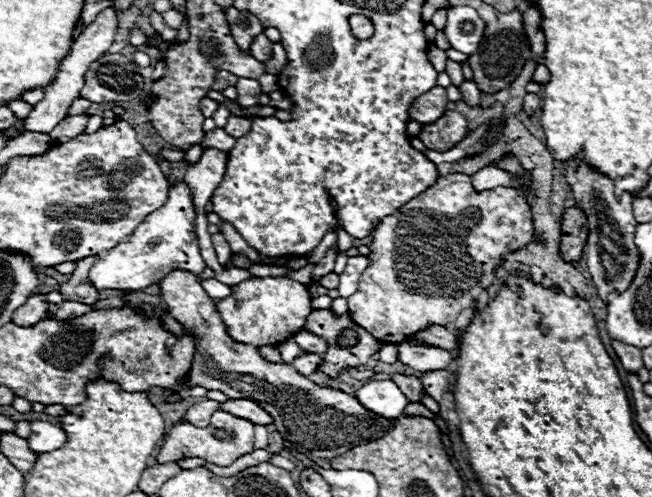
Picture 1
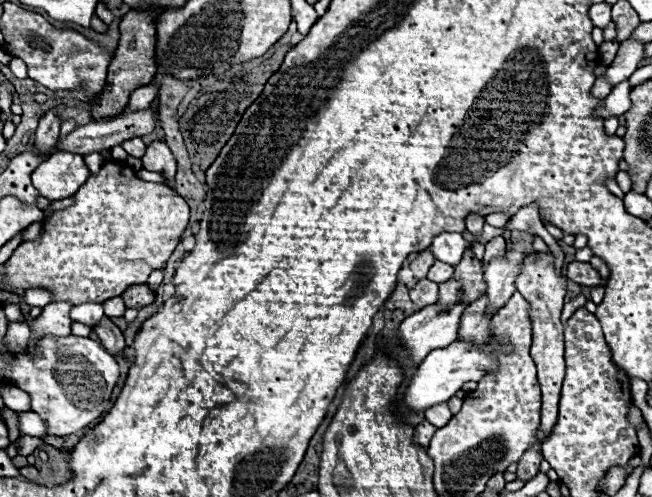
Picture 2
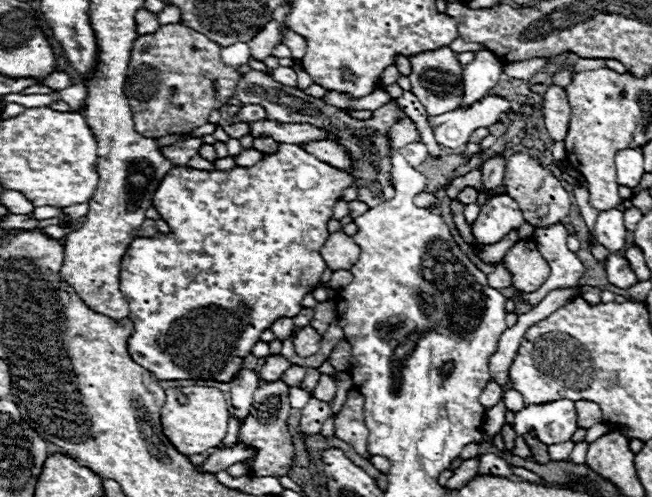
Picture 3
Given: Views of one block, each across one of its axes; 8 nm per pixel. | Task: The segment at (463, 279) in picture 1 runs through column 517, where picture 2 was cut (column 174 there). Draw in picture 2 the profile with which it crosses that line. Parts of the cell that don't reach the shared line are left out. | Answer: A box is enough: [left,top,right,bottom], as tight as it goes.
[4,160,190,302]

